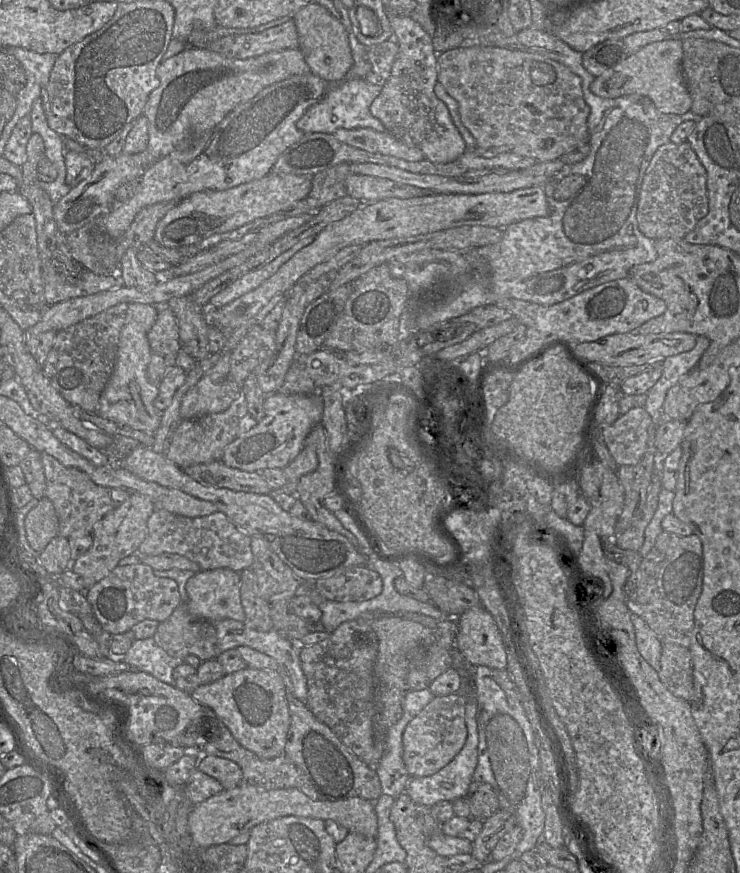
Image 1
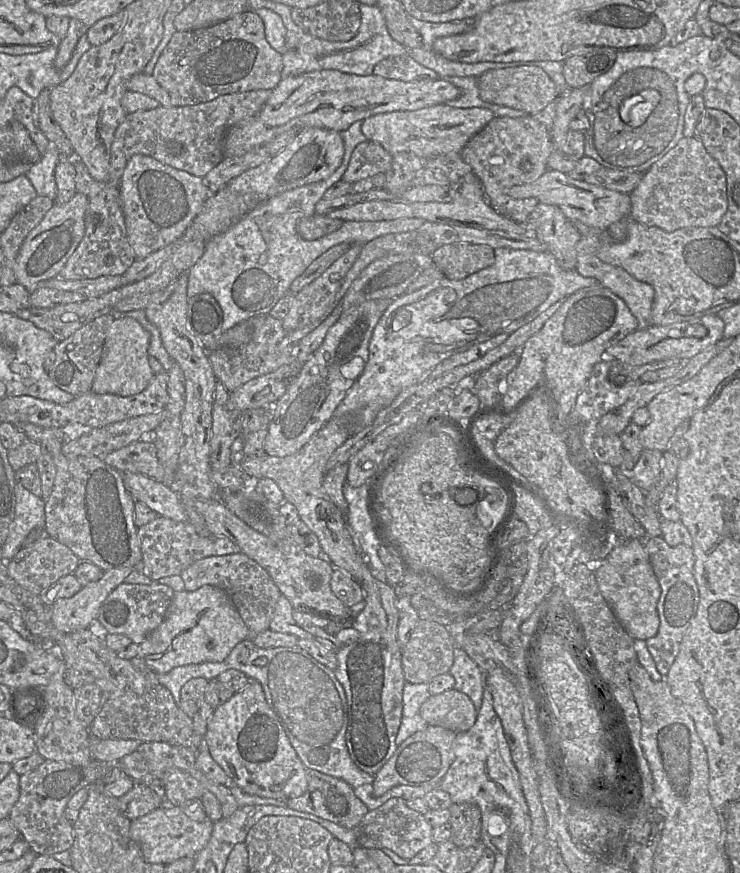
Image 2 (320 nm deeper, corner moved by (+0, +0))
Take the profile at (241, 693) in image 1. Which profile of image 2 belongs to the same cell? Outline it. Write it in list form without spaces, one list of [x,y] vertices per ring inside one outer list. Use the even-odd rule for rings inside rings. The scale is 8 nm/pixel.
[[[249,683],[214,710],[204,736],[204,747],[228,774],[229,779],[245,793],[265,798],[287,800],[301,796],[308,786],[307,768],[298,757],[281,723],[266,701],[261,684]]]

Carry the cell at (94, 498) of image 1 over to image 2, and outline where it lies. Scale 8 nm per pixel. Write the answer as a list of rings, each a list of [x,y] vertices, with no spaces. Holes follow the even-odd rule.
[[[30,422],[14,423],[14,425],[26,434],[28,440],[40,444],[43,451],[52,456],[56,467],[53,490],[45,504],[46,535],[66,545],[81,561],[93,563],[103,571],[121,567],[141,569],[142,552],[139,546],[138,528],[134,524],[135,501],[124,486],[122,473],[109,466],[102,457],[66,457],[62,453],[62,446],[67,440],[73,440],[82,434],[77,433],[73,426],[41,427]]]

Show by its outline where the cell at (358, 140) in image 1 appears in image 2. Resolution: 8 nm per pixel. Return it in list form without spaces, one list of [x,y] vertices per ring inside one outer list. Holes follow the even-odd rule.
[[[446,104],[413,111],[381,113],[362,121],[367,141],[381,145],[388,153],[412,153],[423,161],[444,154],[461,153],[468,141],[481,131],[495,114],[487,108],[454,108]]]

